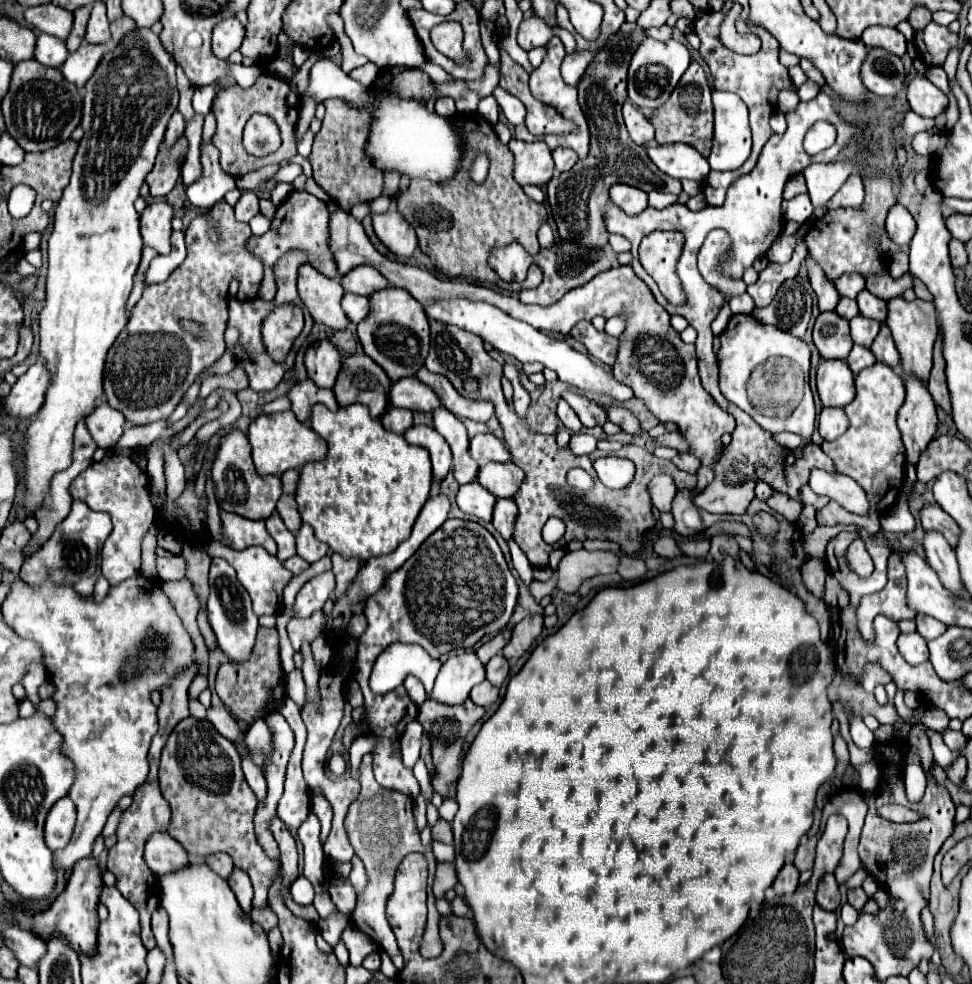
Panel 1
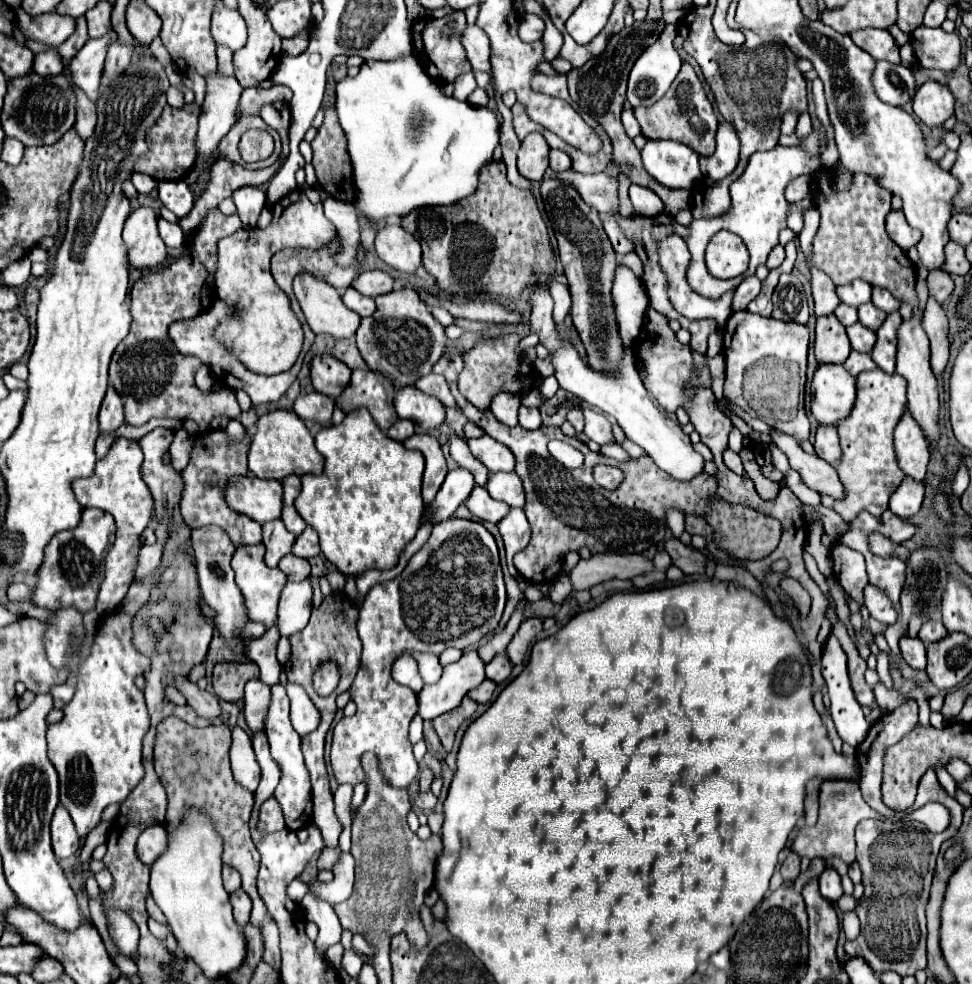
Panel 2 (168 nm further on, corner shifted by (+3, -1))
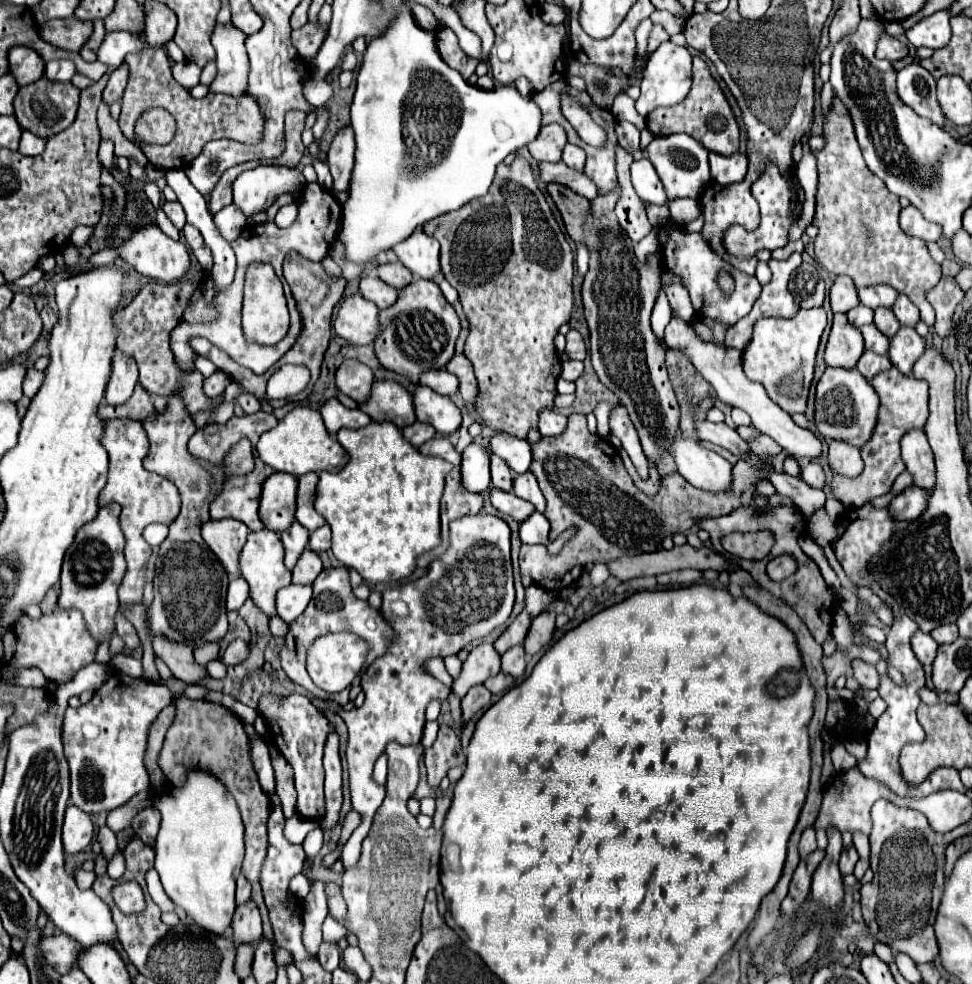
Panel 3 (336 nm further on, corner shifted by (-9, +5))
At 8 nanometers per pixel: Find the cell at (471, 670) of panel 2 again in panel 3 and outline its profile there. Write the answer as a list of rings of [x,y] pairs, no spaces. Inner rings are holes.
[[[482,642],[470,650],[460,676],[452,684],[452,692],[462,698],[472,686],[482,684],[484,680],[496,676],[500,672],[500,654],[494,650],[490,642]]]

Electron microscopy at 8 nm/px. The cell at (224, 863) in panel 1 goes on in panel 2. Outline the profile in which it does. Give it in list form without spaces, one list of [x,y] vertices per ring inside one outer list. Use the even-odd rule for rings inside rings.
[[[228,864],[222,866],[222,878],[224,878],[224,888],[228,892],[234,892],[236,888],[240,888],[240,874],[234,868],[230,868]]]

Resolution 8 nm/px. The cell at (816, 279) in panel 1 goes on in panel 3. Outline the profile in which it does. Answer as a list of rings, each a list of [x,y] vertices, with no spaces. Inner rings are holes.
[[[846,276],[836,278],[836,282],[830,290],[830,304],[832,304],[834,312],[844,312],[844,314],[860,304],[852,278],[846,278]]]

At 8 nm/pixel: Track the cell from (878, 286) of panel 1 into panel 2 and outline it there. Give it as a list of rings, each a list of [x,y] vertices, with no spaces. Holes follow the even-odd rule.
[[[872,288],[872,302],[874,306],[878,306],[880,310],[884,312],[892,312],[892,310],[898,310],[900,308],[900,302],[886,290],[886,288]]]

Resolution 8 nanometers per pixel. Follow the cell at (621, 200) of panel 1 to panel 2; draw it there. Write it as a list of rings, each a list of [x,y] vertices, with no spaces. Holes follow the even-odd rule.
[[[562,172],[556,174],[560,180],[568,180],[568,184],[576,184],[576,190],[584,198],[586,204],[592,204],[598,212],[618,214],[618,178],[610,178],[606,172],[600,174],[578,174],[578,172]]]

